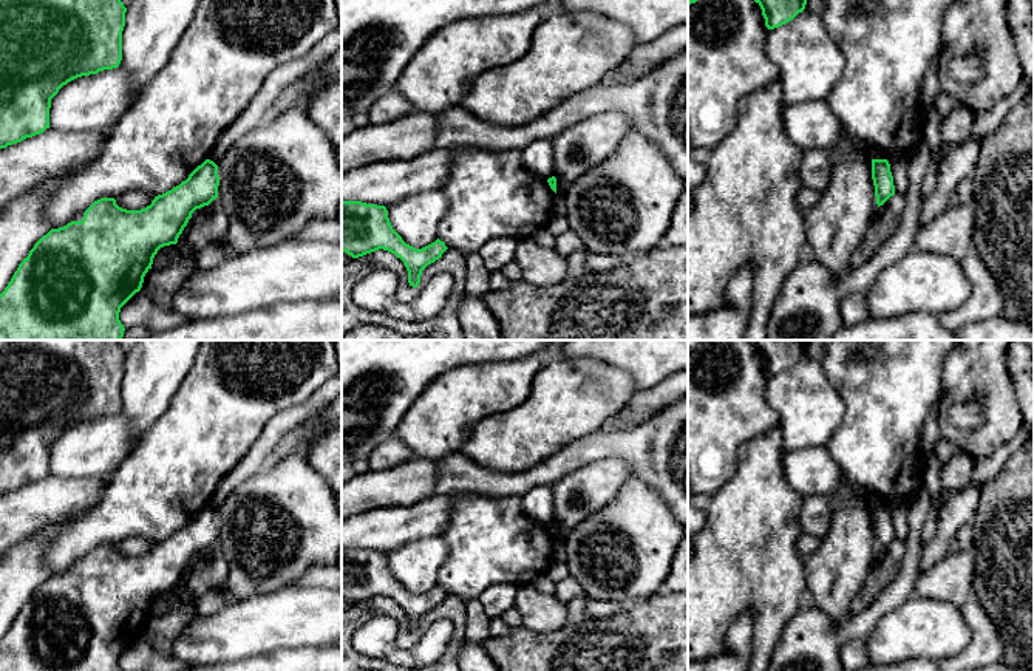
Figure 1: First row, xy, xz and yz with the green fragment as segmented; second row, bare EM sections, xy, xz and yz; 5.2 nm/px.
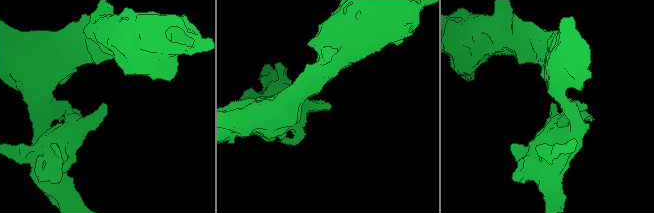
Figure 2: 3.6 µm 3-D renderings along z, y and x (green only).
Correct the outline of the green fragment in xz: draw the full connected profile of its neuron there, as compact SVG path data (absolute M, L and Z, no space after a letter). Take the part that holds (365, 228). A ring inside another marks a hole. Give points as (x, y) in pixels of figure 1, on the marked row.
M342 201L342 250L359 258L379 249L400 258L408 271L410 286L417 288L422 271L439 260L448 247L437 238L416 249L393 229L385 206Z

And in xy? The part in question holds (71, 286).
M206 159L185 181L155 196L145 209L127 210L114 198L100 198L85 210L82 221L51 229L34 244L0 294L0 340L122 340L121 308L141 291L158 250L176 244L192 213L218 198L218 186L218 165Z

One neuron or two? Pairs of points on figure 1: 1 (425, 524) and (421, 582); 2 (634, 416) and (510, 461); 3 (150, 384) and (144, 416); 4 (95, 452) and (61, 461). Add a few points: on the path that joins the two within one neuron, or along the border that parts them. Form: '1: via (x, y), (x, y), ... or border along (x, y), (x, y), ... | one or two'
1: border along (439, 537), (419, 538), (401, 544), (390, 552) | two
2: border along (637, 391), (626, 408) | two
3: via (147, 391), (144, 408) | one
4: via (87, 452), (78, 452), (68, 458) | one

